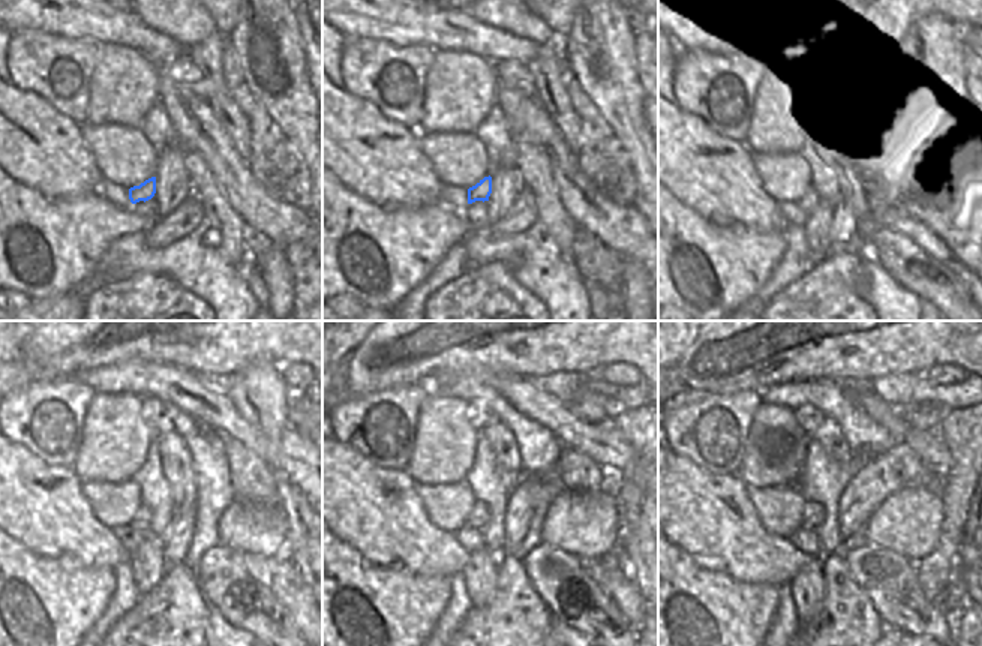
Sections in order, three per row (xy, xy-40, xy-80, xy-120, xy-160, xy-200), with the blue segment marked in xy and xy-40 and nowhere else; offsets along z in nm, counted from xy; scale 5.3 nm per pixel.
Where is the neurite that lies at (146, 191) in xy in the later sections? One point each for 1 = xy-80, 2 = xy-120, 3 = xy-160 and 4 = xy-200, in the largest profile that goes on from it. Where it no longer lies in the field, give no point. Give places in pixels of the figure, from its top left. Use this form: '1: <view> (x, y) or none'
1: xy-80 (811, 197)
2: xy-120 (132, 535)
3: xy-160 (470, 537)
4: xy-200 (805, 538)

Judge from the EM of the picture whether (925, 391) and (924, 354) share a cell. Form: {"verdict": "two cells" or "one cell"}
{"verdict": "two cells"}

